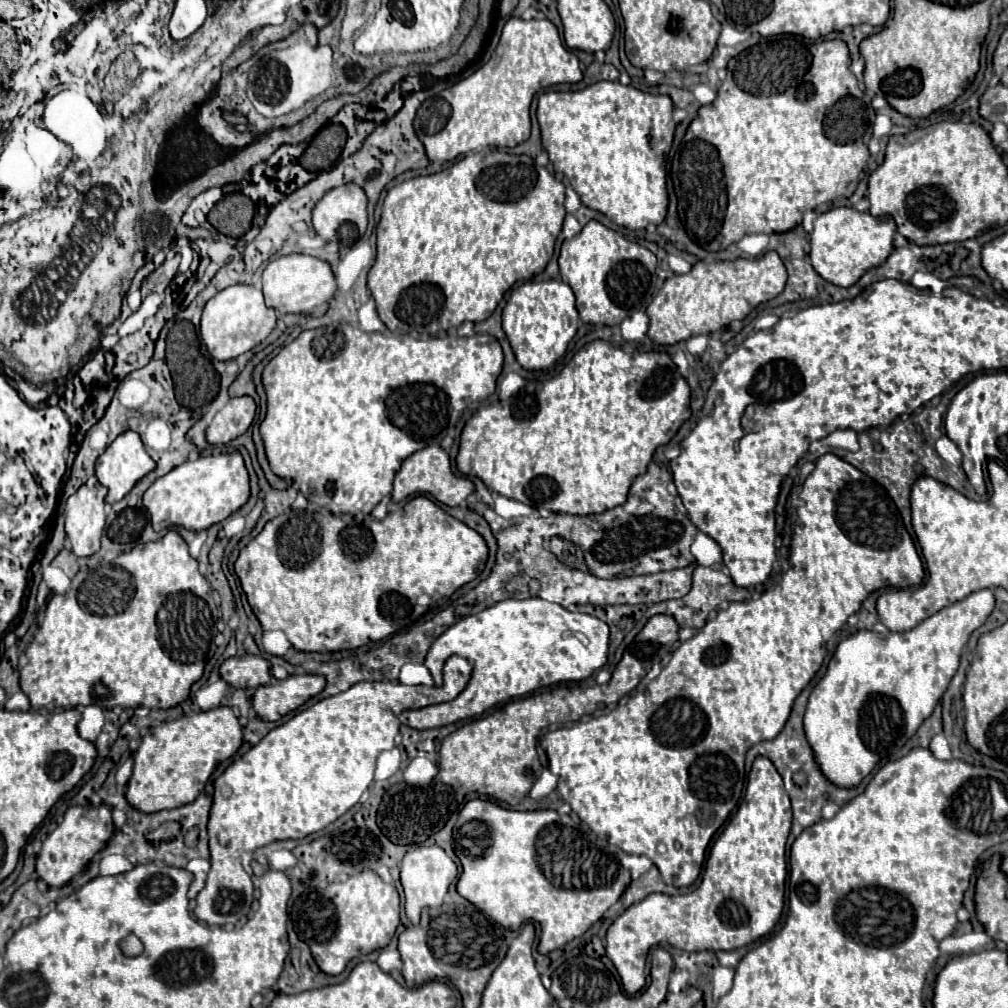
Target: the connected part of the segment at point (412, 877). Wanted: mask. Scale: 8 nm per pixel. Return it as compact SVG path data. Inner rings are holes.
M429 845L429 847L415 847L405 853L401 861L401 883L405 891L405 913L410 925L421 925L421 913L423 909L437 909L443 905L443 897L451 885L453 879L457 879L459 869L455 861L439 847L439 845Z

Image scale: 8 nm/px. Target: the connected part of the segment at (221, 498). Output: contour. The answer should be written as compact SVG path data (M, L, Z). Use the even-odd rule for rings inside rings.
M221 453L185 461L167 475L159 477L143 495L143 505L149 511L151 525L159 533L169 527L183 527L189 531L209 529L227 519L249 499L249 475L239 453Z

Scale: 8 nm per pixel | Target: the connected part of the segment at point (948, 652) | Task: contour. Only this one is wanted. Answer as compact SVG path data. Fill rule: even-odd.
M981 589L957 601L929 619L921 621L917 627L905 633L879 635L875 631L857 631L849 639L843 639L827 667L825 677L815 685L807 711L805 711L805 735L813 749L815 761L823 775L837 787L851 789L859 785L877 765L881 753L897 753L907 739L911 739L921 723L933 713L941 695L945 693L949 681L953 679L963 647L969 635L981 627L991 615L995 597L991 589Z

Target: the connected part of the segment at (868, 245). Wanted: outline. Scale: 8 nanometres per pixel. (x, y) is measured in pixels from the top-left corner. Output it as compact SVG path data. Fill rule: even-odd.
M837 207L827 213L821 213L813 221L811 231L811 251L809 259L813 269L829 283L837 287L851 287L859 277L883 263L893 251L895 221L891 217L873 217L871 213L859 213L851 207Z

